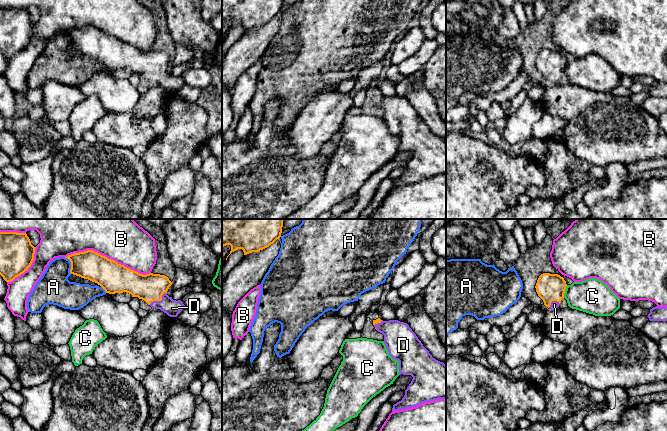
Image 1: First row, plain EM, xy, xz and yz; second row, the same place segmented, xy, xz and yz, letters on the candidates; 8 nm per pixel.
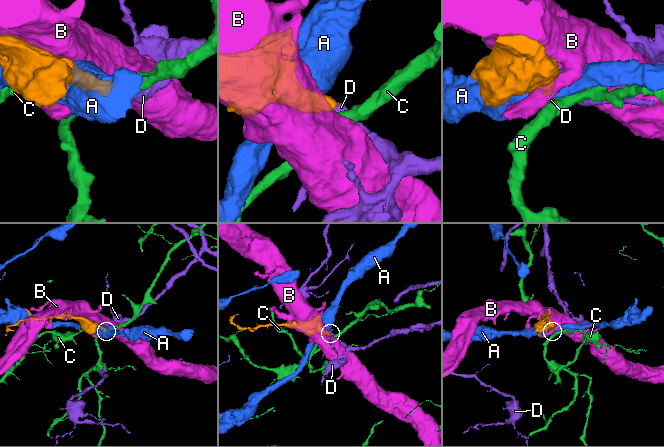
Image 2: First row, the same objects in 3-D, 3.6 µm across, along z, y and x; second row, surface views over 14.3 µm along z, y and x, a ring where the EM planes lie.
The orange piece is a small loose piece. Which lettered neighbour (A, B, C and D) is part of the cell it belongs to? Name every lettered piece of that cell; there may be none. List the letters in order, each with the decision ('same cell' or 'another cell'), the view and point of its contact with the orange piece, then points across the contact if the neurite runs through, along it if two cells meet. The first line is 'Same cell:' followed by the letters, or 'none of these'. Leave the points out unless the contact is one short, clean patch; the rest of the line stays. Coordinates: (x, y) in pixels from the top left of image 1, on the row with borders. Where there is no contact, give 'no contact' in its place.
Same cell: D
A: another cell; contact xy (71, 264)
B: another cell; contact xy (107, 258)
C: another cell; contact yz (564, 291); border yz (567, 285), (563, 297)
D: same cell; contact xy (159, 300); way xy (150, 287), (159, 300), (172, 308)

